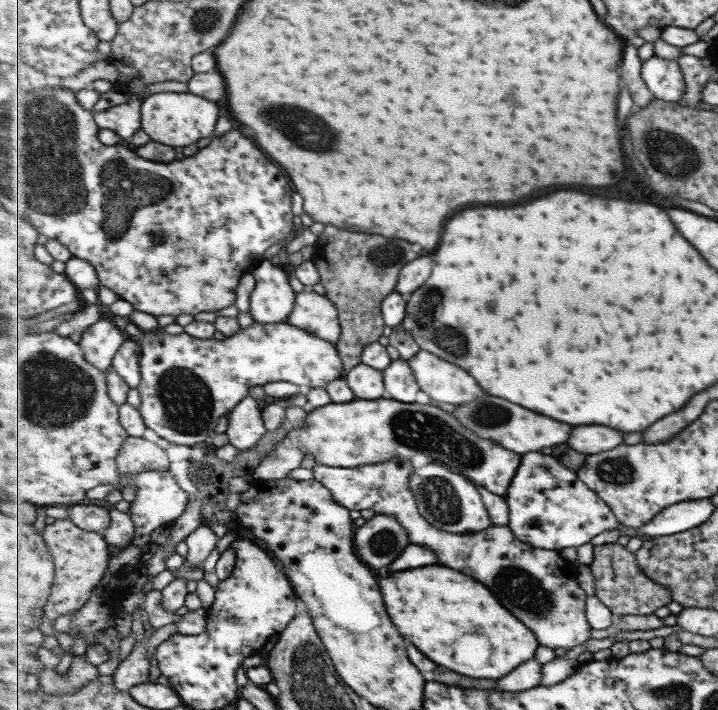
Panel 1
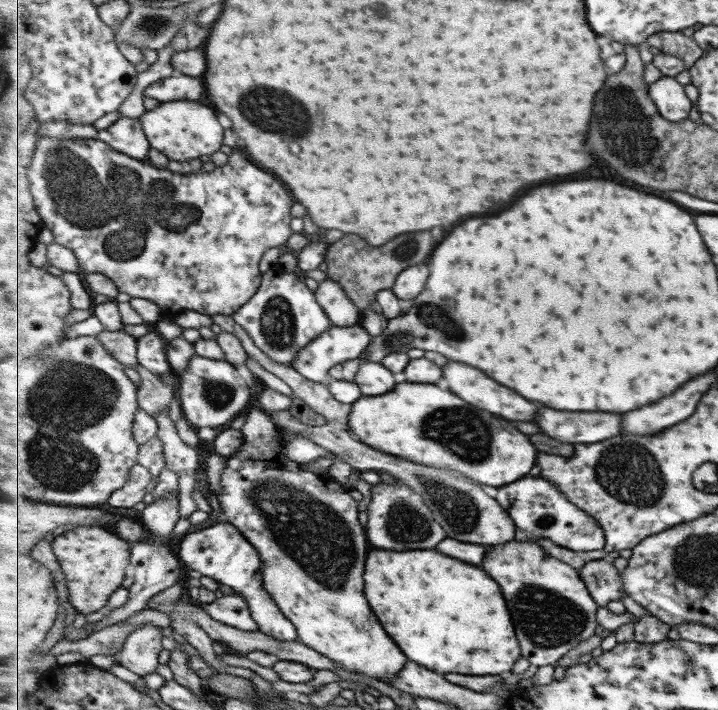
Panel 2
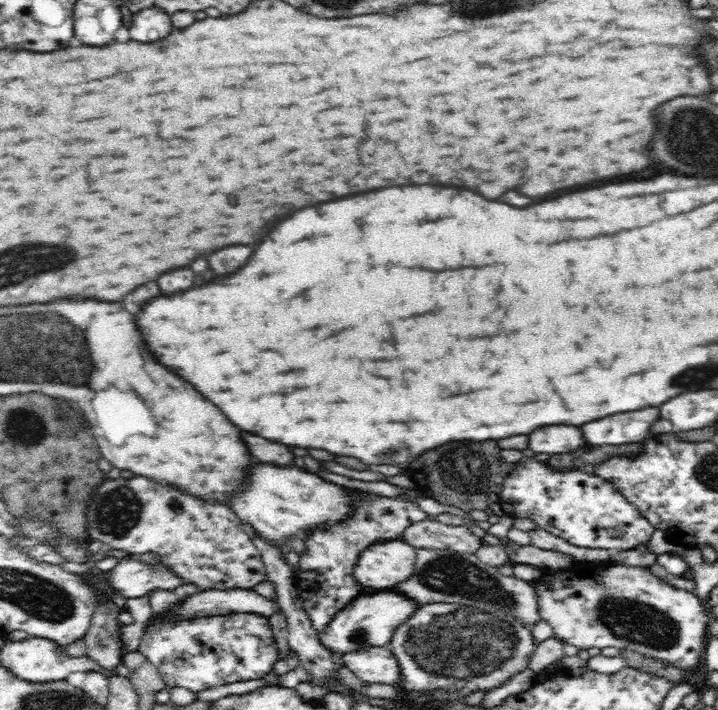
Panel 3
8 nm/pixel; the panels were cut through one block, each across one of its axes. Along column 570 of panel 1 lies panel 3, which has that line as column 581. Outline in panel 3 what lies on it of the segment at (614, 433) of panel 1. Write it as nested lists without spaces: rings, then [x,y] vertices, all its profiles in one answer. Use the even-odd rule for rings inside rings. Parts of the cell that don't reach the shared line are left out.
[[[550,424],[540,426],[528,434],[528,448],[532,452],[570,452],[576,450],[582,444],[582,438],[578,436],[578,428],[566,426],[566,424]]]

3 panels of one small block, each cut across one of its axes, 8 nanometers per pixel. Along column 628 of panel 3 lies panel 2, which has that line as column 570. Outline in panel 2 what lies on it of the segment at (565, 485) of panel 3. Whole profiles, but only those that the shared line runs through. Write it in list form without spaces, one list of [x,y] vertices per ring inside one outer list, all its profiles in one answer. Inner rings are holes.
[[[527,475],[517,482],[498,488],[496,498],[510,512],[510,516],[513,516],[517,528],[533,532],[536,539],[547,538],[582,555],[606,548],[606,533],[599,522],[571,501],[553,480],[540,475]]]

